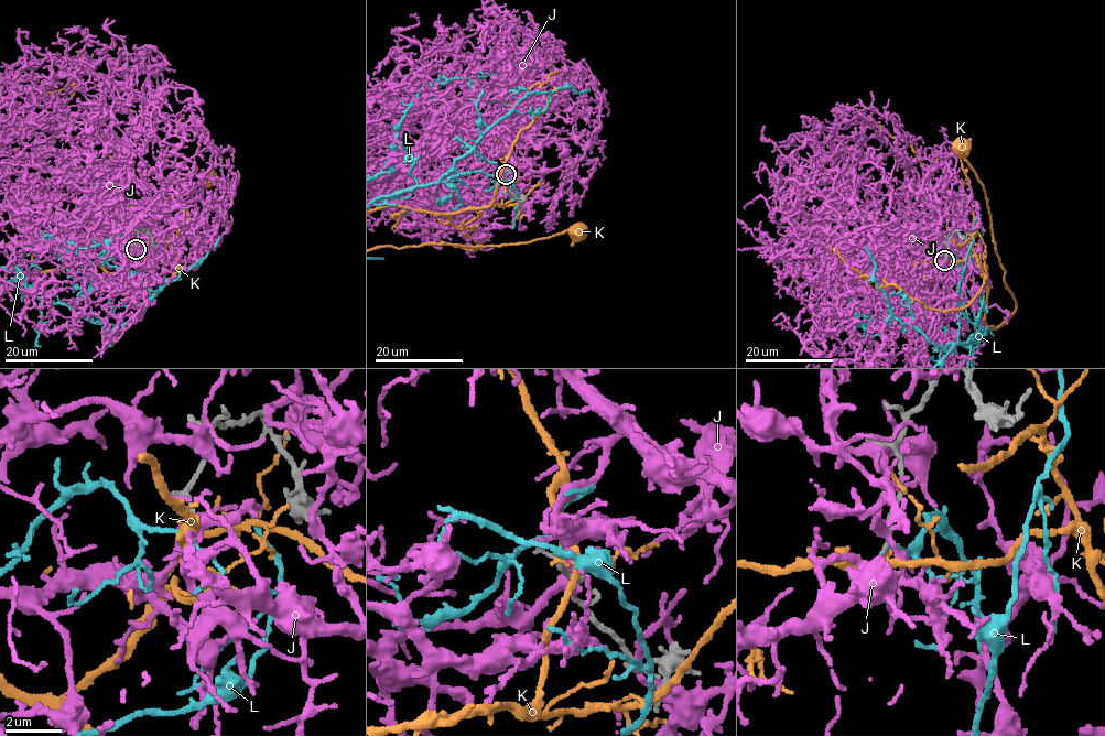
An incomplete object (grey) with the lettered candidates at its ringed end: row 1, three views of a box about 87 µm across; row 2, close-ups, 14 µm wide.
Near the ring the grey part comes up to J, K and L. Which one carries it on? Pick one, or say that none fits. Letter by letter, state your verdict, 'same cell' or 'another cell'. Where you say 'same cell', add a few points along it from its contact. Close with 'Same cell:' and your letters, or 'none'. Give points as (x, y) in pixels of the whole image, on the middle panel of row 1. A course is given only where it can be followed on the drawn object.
J: another cell
K: another cell
L: another cell
Same cell: none

